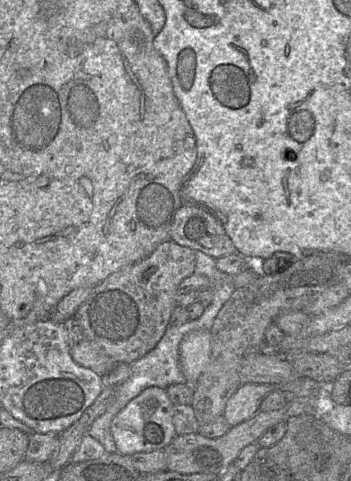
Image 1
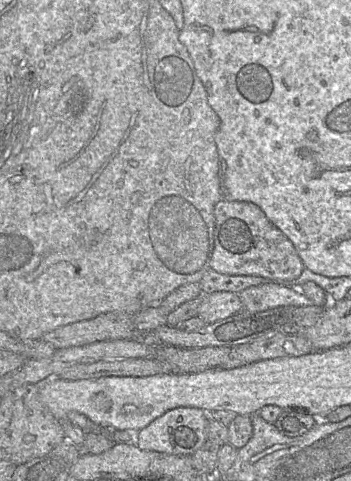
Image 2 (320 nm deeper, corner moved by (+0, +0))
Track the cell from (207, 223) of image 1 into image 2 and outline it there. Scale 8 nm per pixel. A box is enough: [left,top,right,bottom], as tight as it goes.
[210,200,304,284]

